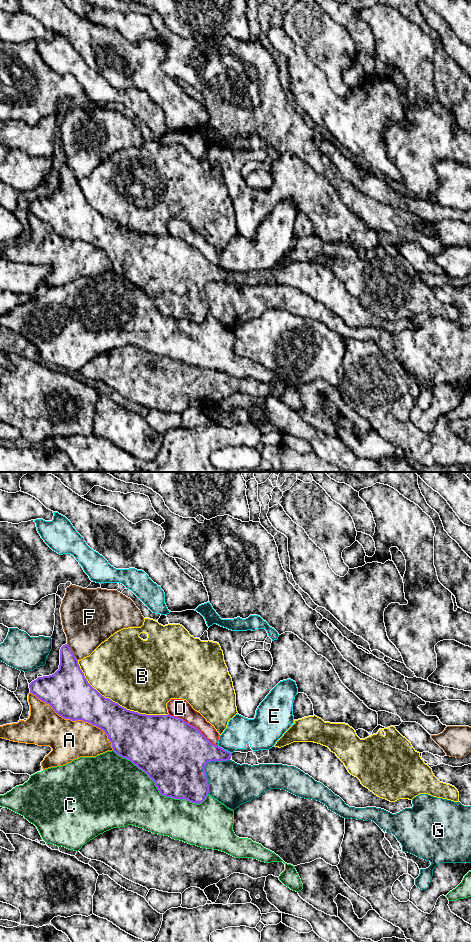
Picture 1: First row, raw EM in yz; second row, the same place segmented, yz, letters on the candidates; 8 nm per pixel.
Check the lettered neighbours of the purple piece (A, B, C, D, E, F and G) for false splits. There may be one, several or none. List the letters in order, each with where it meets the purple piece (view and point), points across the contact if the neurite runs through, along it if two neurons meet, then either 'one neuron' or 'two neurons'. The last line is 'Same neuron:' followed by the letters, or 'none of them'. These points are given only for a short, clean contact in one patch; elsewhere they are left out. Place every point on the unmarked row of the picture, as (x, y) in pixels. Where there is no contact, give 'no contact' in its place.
A: contact yz (76, 240); two neurons
B: contact yz (117, 223); two neurons
C: contact yz (159, 311); two neurons
D: contact yz (193, 246); two neurons
E: contact yz (225, 270); border yz (218, 265), (231, 273); two neurons
F: contact yz (72, 172); two neurons
G: contact yz (204, 288); two neurons
Same neuron: none of them

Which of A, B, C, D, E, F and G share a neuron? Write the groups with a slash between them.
A / B / C / D E / F / G

